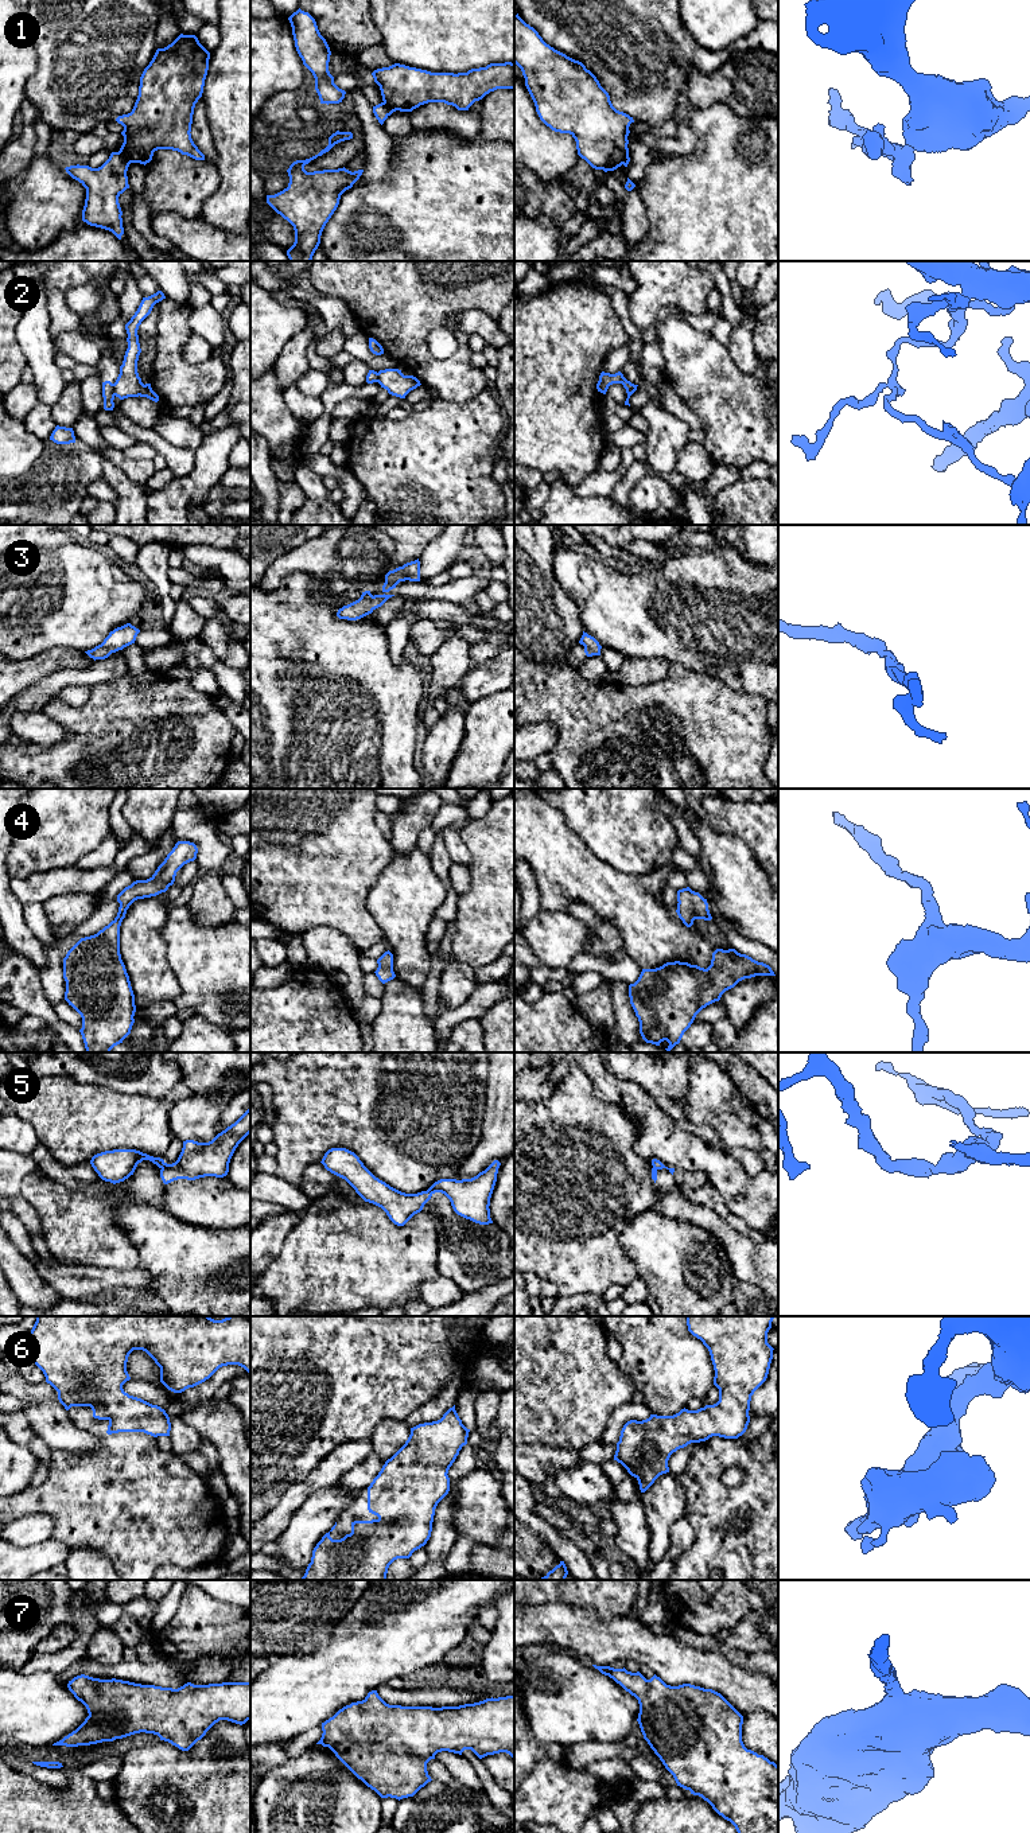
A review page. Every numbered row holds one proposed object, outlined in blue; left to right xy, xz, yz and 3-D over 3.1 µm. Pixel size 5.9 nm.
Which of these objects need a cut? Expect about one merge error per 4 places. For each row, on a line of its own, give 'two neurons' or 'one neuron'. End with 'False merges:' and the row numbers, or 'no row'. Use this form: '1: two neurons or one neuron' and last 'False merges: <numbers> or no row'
1: two neurons
2: two neurons
3: one neuron
4: one neuron
5: two neurons
6: one neuron
7: one neuron
False merges: 1, 2, 5

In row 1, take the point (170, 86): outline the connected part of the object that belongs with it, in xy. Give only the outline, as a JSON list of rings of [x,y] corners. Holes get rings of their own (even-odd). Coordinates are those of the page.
[[[180,34],[171,44],[156,50],[140,77],[132,112],[116,118],[124,127],[124,143],[118,152],[129,163],[145,166],[158,149],[205,160],[190,132],[209,59],[210,52],[195,35]]]

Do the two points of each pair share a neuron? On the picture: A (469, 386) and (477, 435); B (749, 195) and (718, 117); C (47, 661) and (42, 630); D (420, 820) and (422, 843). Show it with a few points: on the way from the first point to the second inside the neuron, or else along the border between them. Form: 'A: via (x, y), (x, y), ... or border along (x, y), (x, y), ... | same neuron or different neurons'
A: border along (485, 389), (463, 401), (446, 401), (439, 397) | different neurons
B: via (746, 176), (733, 158), (723, 136) | same neuron
C: border along (78, 649), (46, 649), (28, 658), (16, 661) | different neurons
D: border along (428, 827), (419, 835), (415, 847) | different neurons

